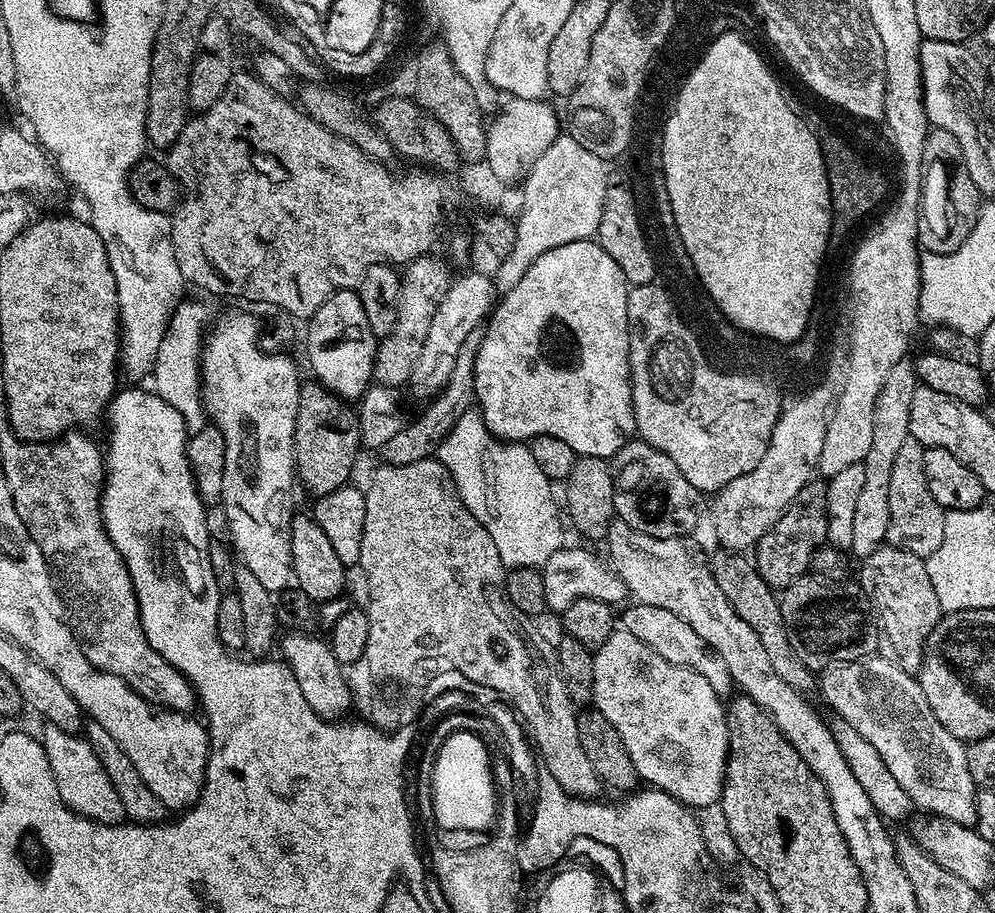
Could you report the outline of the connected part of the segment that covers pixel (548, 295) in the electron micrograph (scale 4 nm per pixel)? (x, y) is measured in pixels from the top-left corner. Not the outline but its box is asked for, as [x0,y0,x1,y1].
[474,239,637,460]

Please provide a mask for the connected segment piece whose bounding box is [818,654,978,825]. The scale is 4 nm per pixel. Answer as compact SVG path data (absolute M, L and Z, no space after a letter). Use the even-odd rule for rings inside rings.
M864 654L857 659L841 660L823 669L818 676L818 692L819 688L829 706L836 711L835 715L841 720L850 722L850 726L854 726L854 730L858 730L858 734L862 734L866 738L866 742L870 742L870 746L874 746L874 750L878 750L878 754L882 754L882 762L886 762L886 767L890 770L890 774L894 774L894 778L898 781L898 786L902 786L902 790L906 790L906 794L910 794L913 805L917 809L925 808L923 810L925 813L934 816L945 816L947 820L953 820L959 824L971 825L975 821L978 786L972 781L970 766L968 765L968 749L965 741L959 740L954 734L950 734L950 730L946 730L946 726L942 726L942 722L938 722L938 718L926 698L924 687L921 686L919 679L913 673L904 672L893 660L888 660L882 654Z

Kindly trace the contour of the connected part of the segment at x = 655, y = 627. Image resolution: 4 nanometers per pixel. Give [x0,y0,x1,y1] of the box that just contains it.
[623,602,734,698]

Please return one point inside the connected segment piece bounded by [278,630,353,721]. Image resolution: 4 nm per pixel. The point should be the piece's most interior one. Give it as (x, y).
(320, 677)

